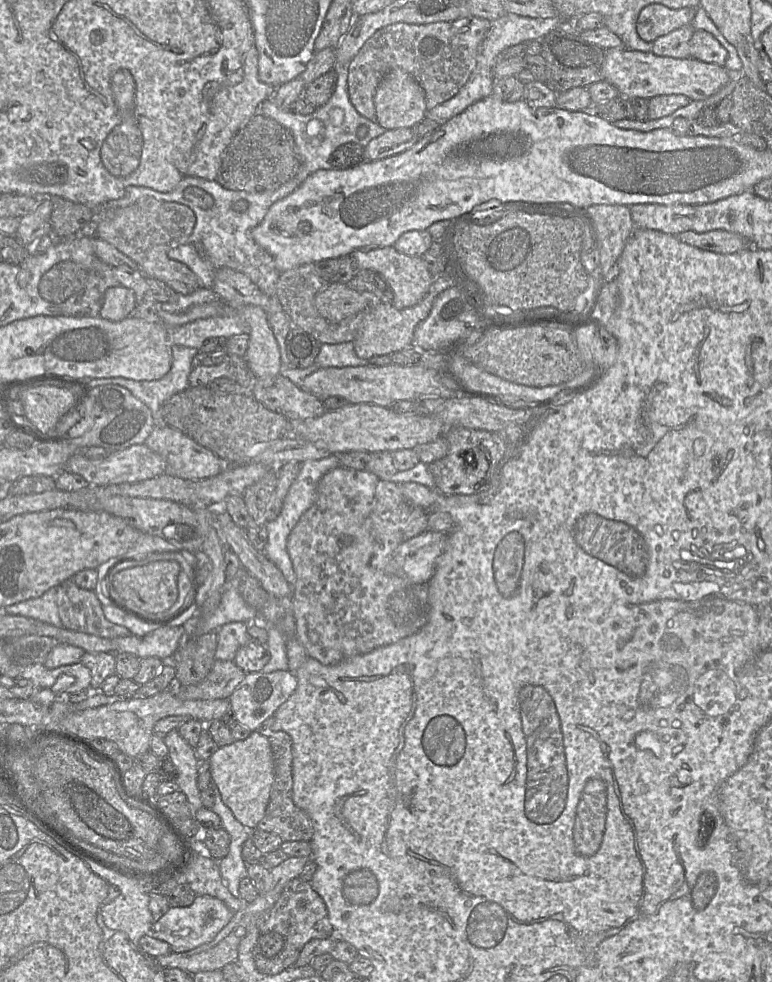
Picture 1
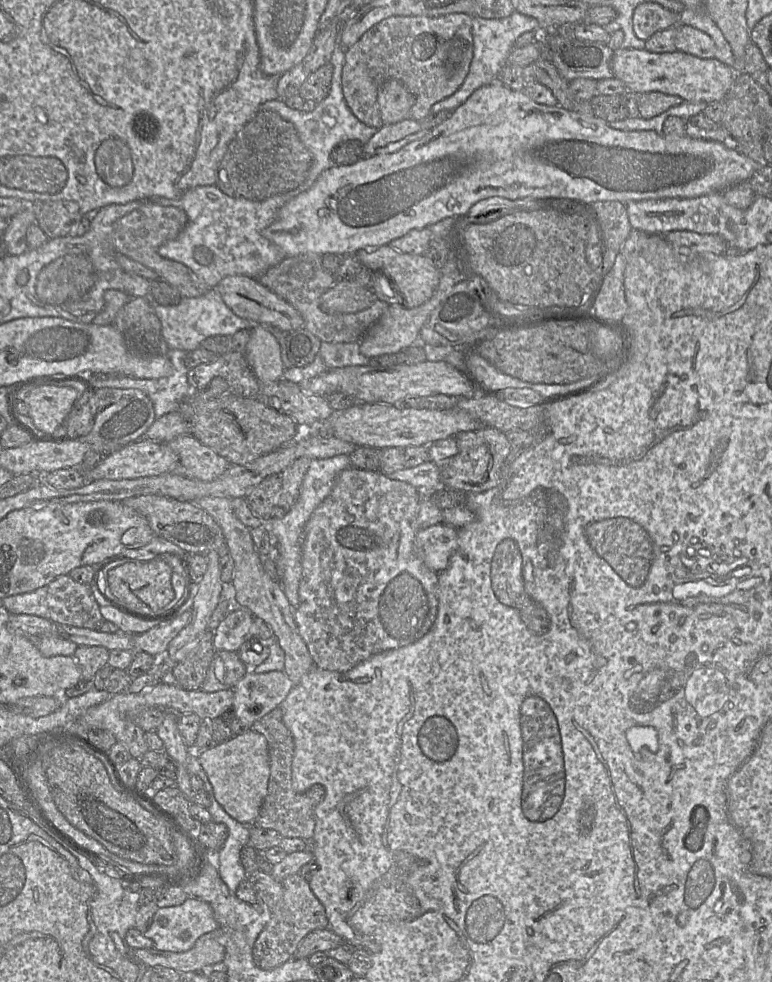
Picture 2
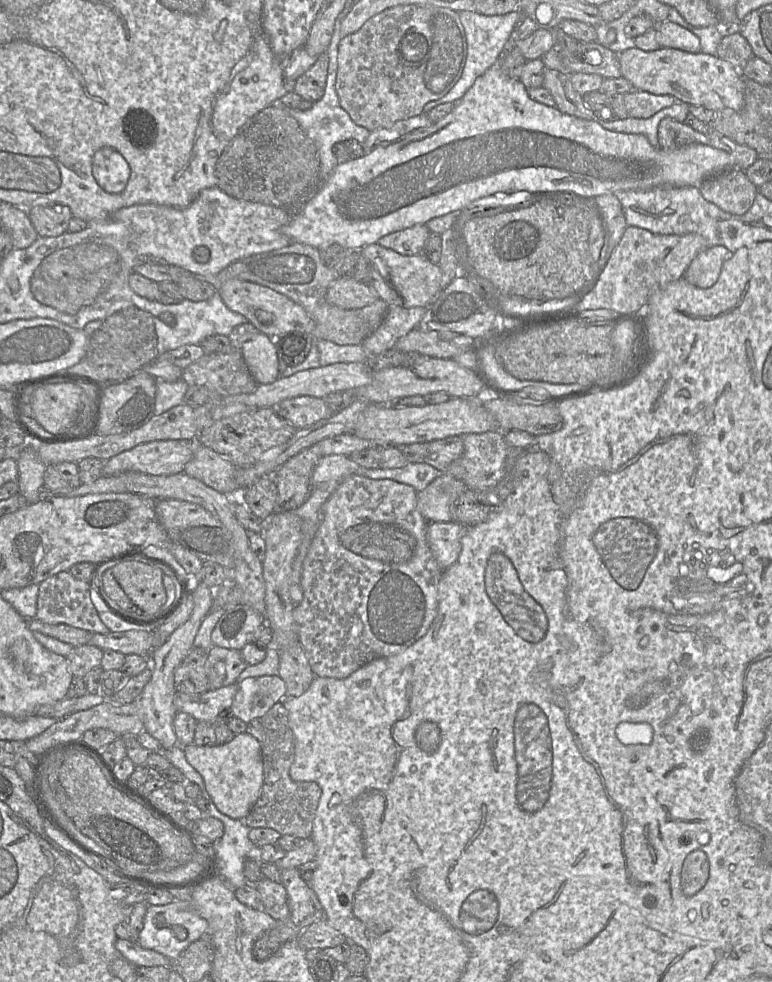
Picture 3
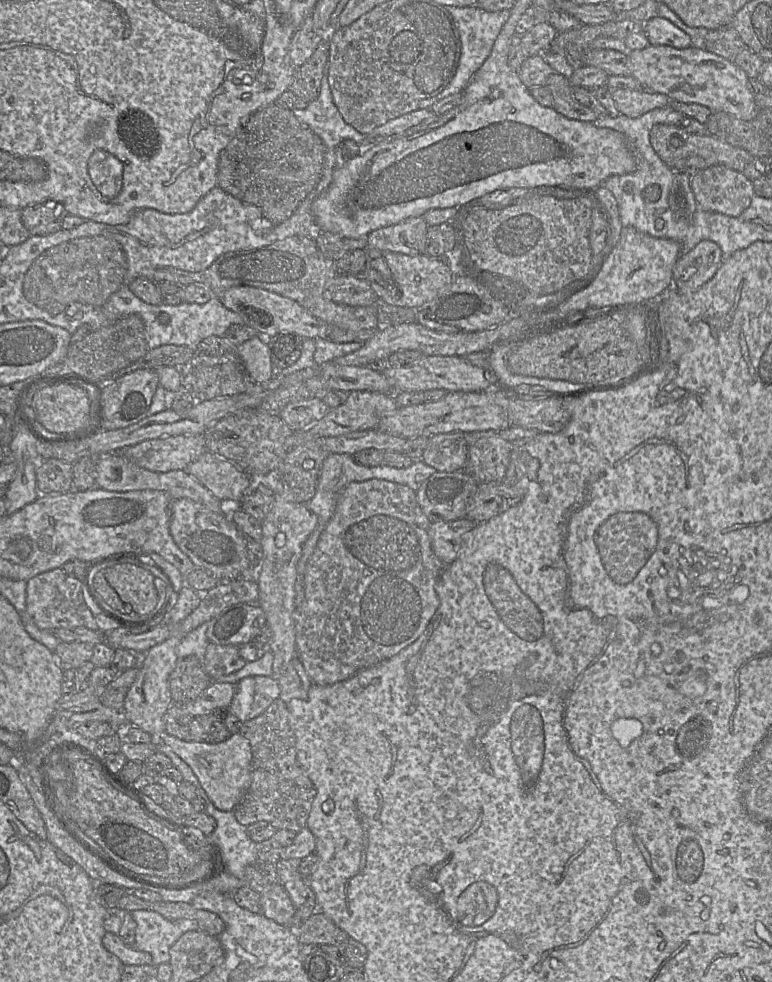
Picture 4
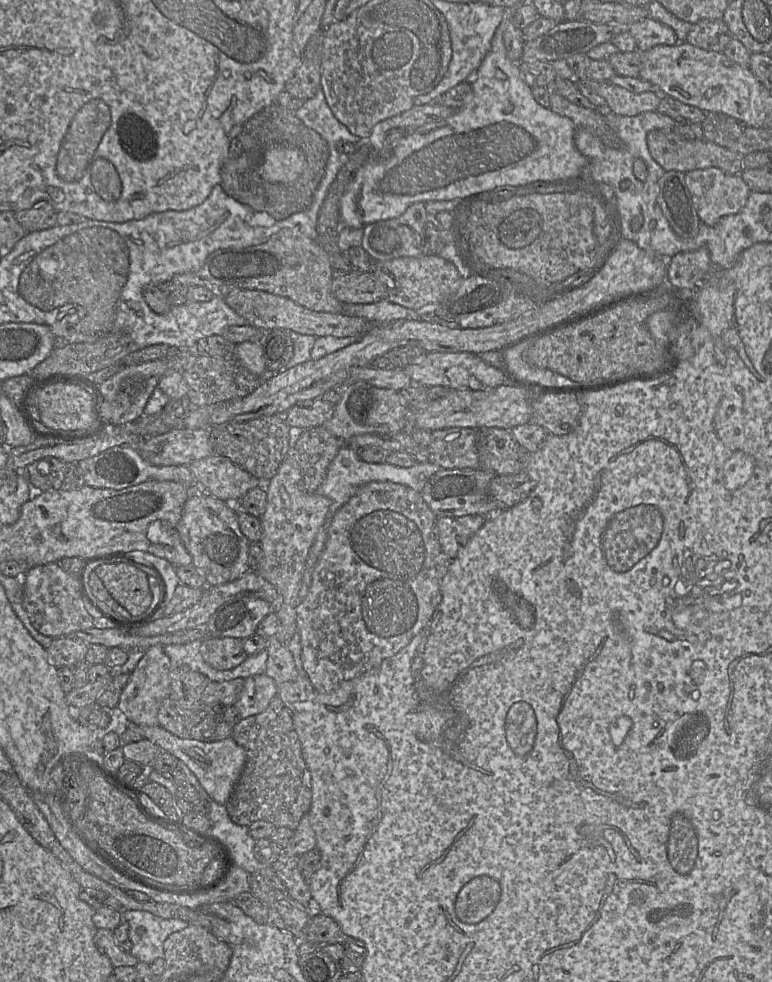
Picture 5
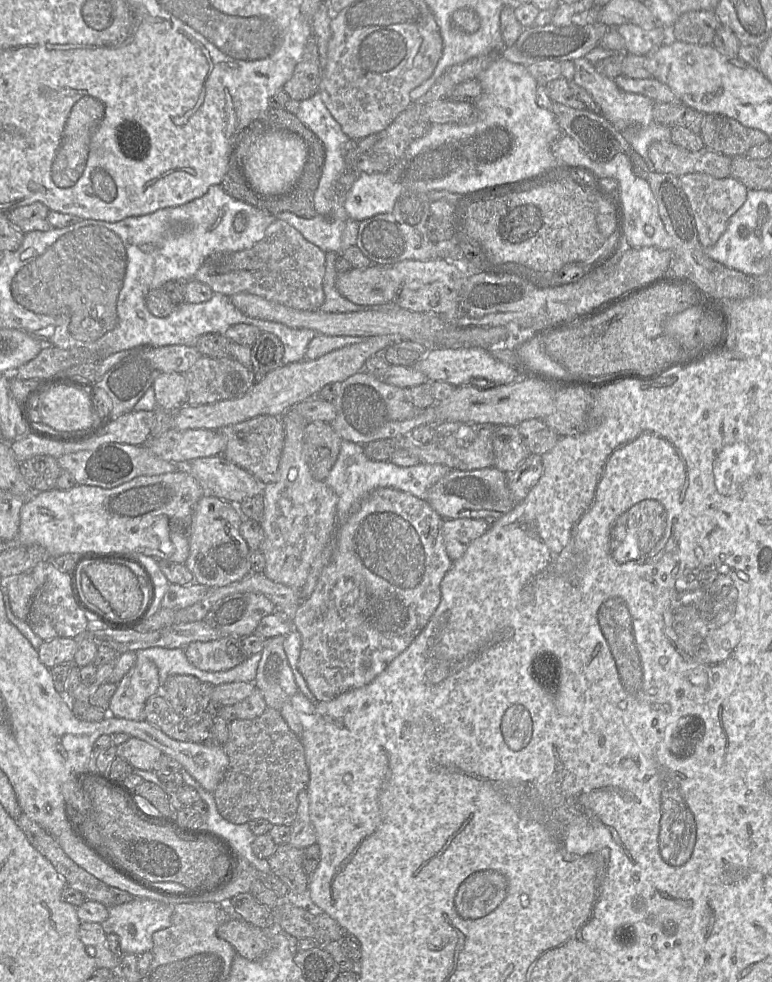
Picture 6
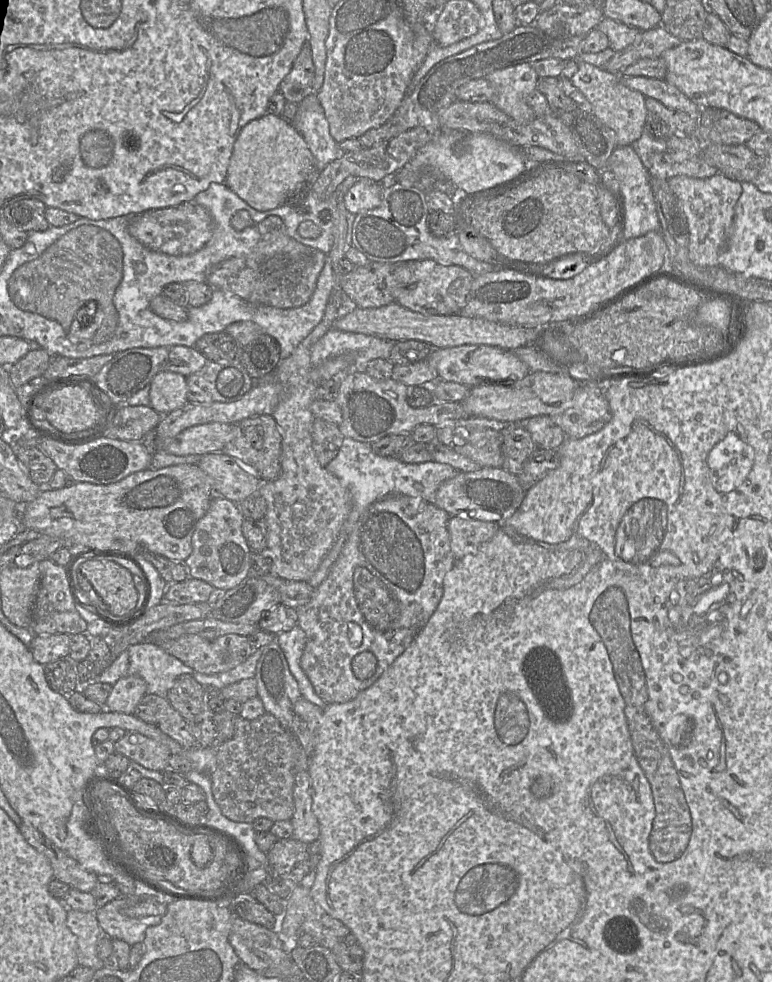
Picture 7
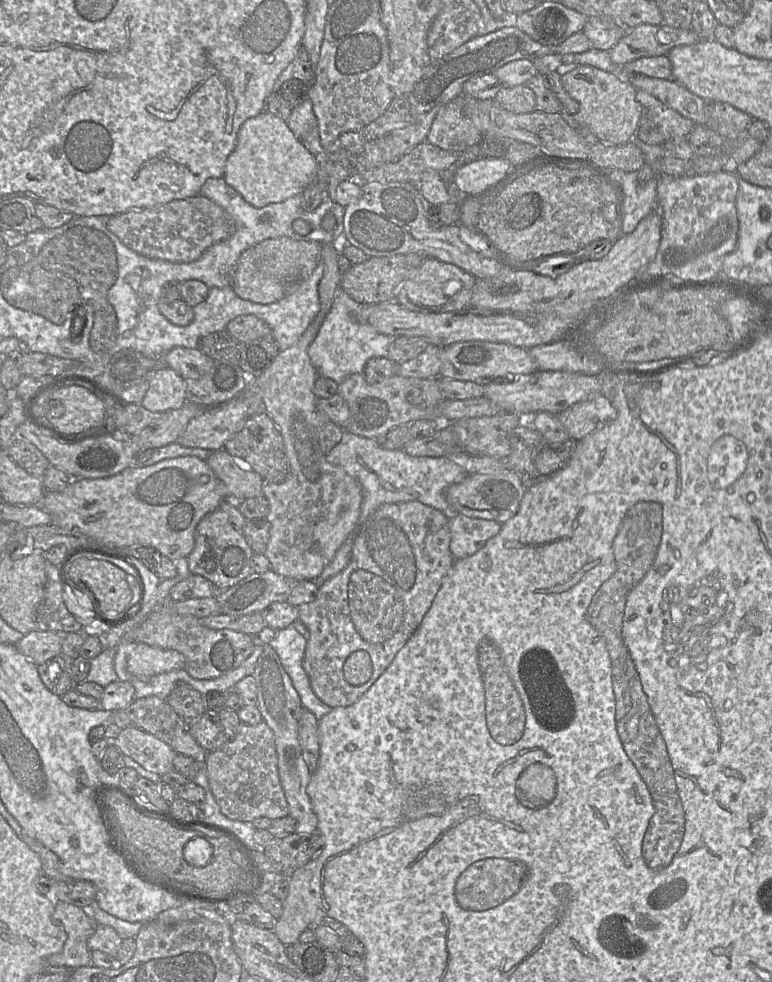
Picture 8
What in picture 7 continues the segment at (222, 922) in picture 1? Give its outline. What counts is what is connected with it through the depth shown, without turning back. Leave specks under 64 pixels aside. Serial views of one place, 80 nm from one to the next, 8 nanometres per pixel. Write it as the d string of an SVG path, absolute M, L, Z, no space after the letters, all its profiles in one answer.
M121 895L95 912L104 935L111 939L119 939L130 946L143 943L148 927L158 925L162 916L147 916L143 918L129 918L123 914L123 909L138 903L145 895Z

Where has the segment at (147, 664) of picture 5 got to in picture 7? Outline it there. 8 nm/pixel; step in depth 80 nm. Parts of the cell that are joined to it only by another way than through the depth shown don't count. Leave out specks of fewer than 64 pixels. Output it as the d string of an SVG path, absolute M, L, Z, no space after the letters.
M126 675L113 685L105 707L109 712L133 715L146 691L147 684L143 678Z

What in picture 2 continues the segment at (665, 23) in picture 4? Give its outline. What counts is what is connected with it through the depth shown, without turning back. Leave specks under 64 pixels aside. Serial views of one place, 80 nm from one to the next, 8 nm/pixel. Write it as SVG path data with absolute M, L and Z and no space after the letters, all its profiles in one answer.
M677 25L675 46L680 52L709 59L715 57L716 46L706 33L687 25Z

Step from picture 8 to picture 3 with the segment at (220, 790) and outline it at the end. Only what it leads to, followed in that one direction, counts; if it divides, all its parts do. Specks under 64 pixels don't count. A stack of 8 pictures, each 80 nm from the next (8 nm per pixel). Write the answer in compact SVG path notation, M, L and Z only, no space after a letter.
M277 702L265 715L249 722L246 733L256 738L261 747L263 785L258 800L243 819L244 825L249 829L272 828L280 835L310 838L322 791L316 782L296 782L290 777L289 770L295 754L295 738L283 702Z

